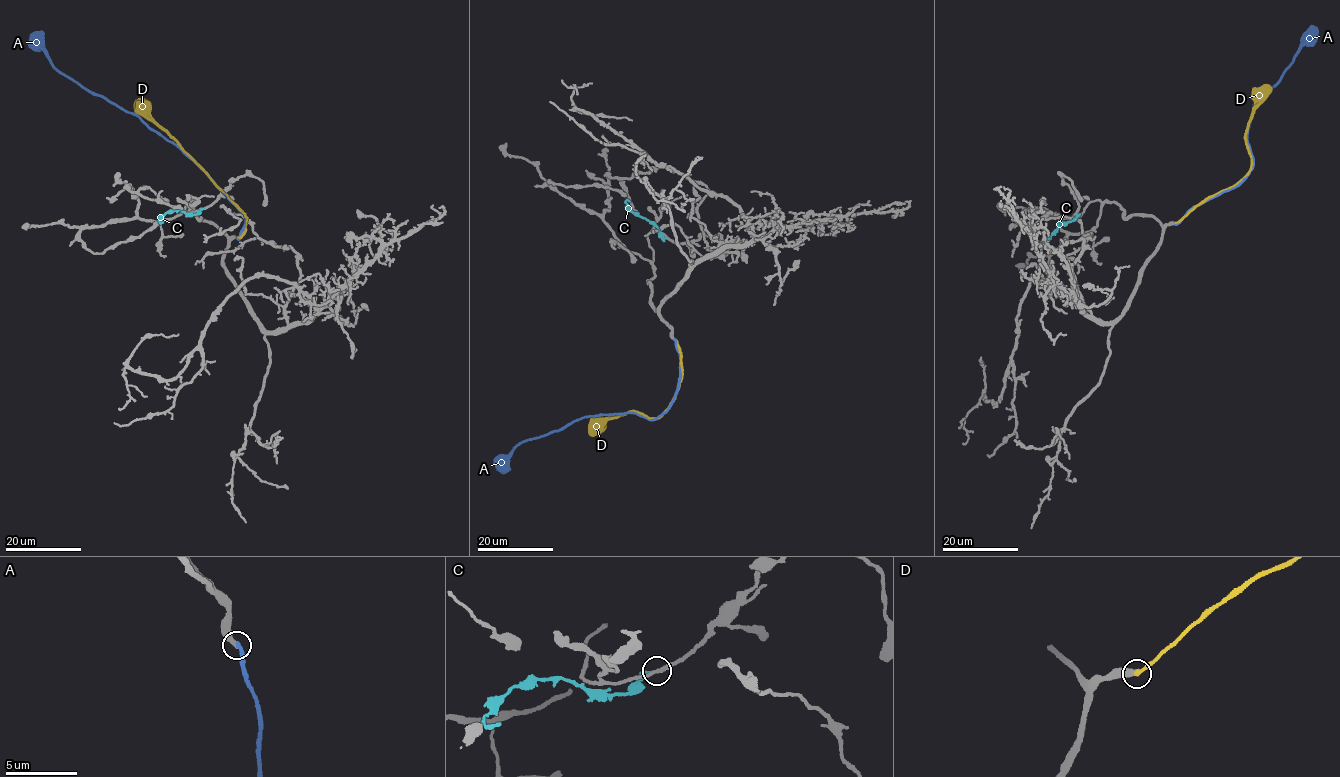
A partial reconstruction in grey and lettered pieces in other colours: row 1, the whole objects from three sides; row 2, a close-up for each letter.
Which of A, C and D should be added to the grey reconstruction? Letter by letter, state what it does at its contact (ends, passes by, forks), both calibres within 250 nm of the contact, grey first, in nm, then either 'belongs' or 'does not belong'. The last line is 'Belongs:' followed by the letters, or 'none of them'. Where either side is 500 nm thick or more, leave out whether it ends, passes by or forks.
A: it ends | 360/300 nm | does not belong
C: it ends | 240/200 nm | does not belong
D: it ends | 360/280 nm | belongs
Belongs: D

